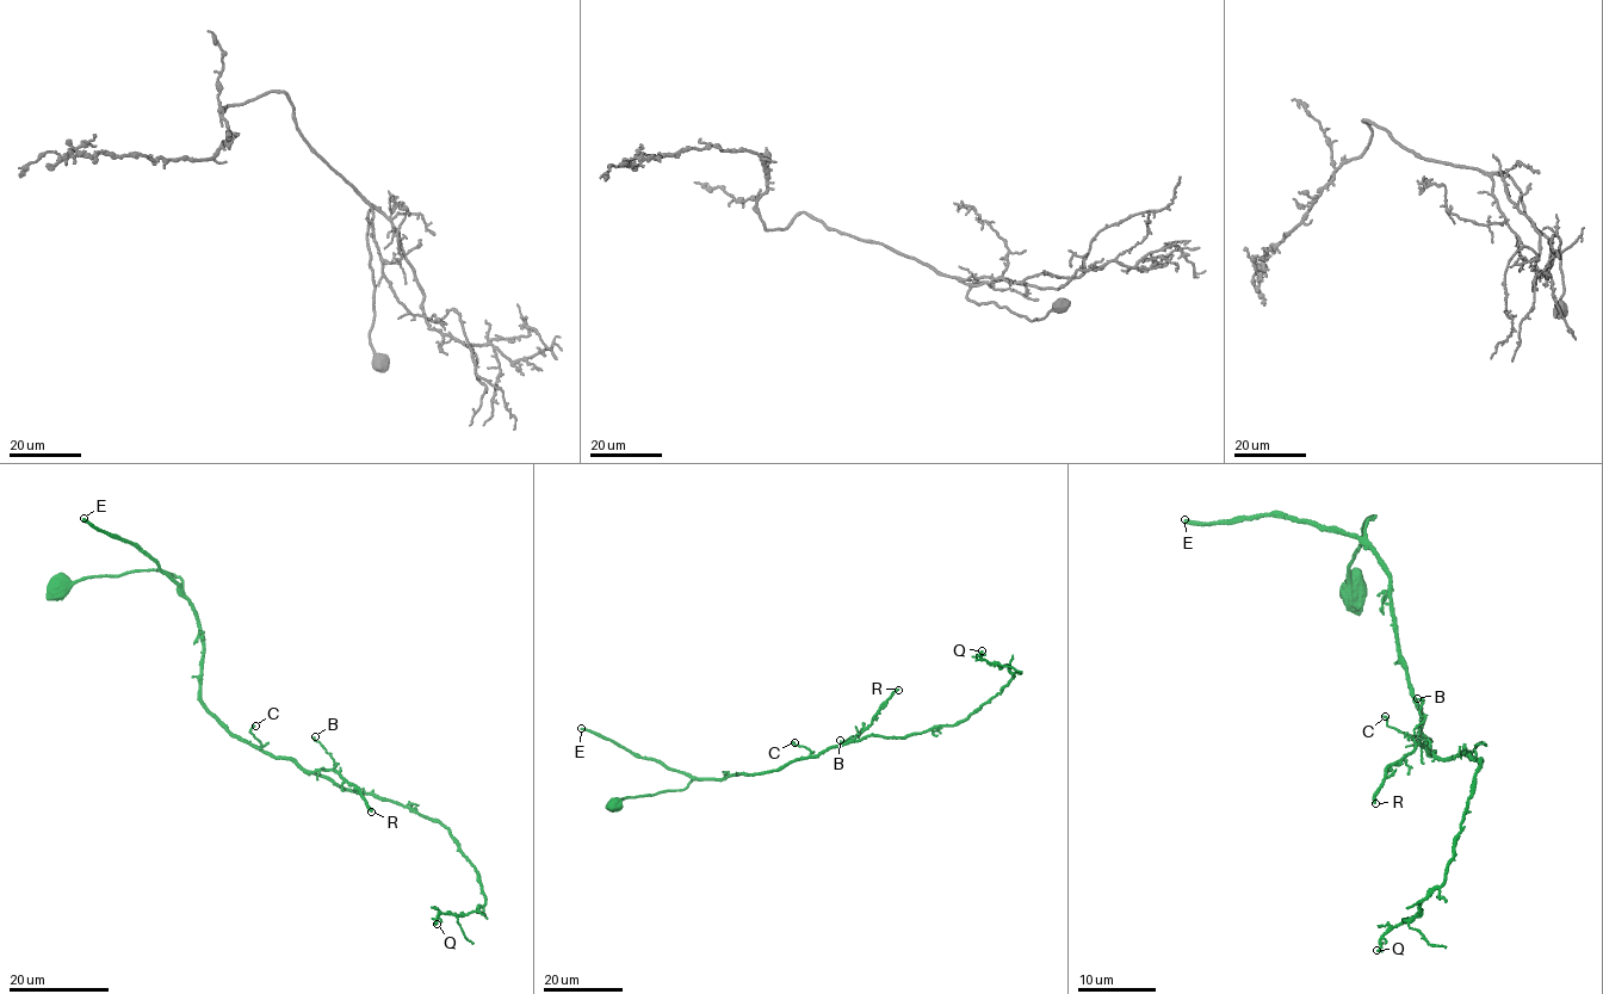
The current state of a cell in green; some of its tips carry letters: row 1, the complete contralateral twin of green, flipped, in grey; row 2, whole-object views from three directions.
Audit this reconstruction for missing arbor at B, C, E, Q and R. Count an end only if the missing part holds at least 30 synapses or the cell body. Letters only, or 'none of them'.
E, R

